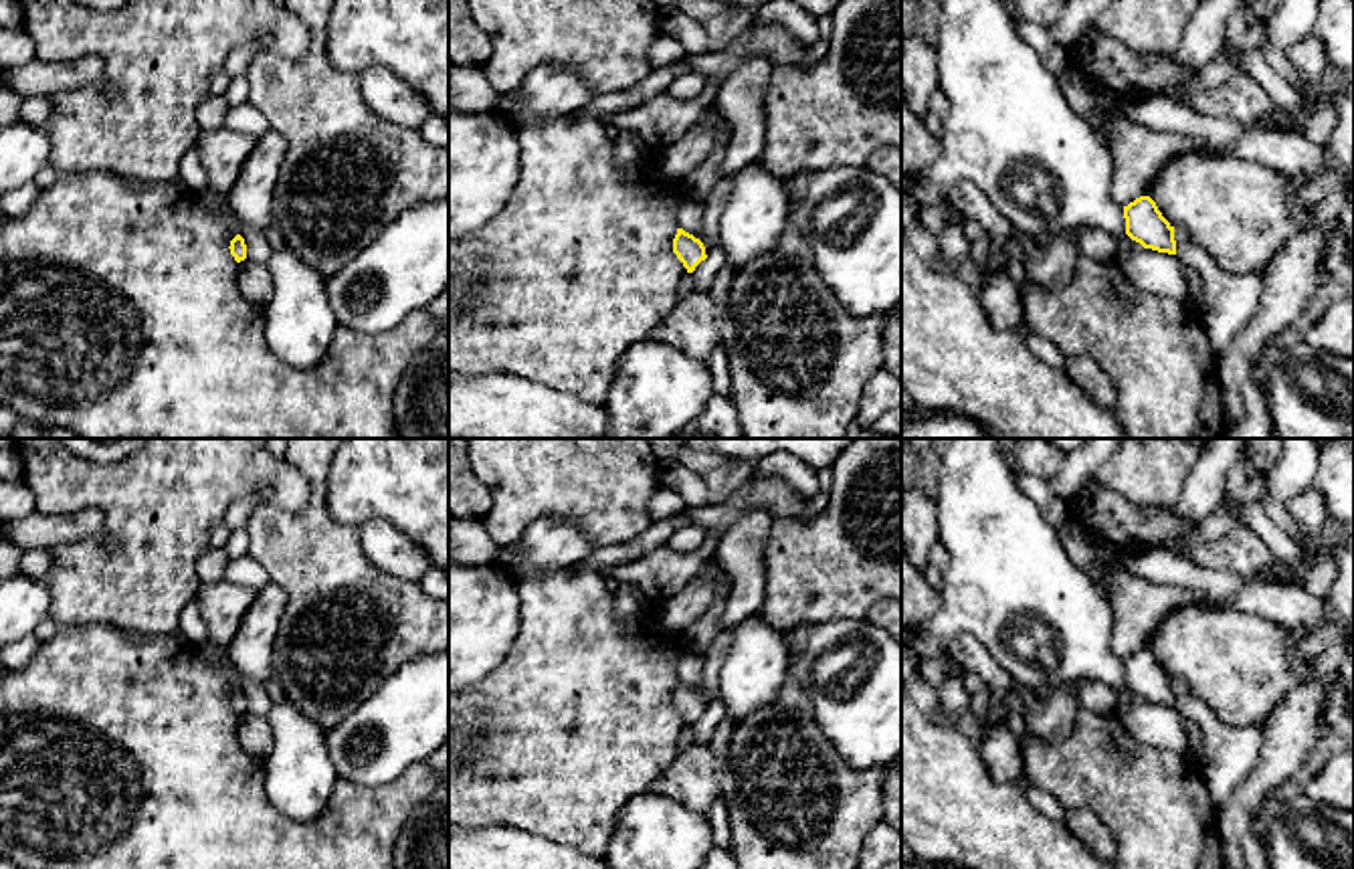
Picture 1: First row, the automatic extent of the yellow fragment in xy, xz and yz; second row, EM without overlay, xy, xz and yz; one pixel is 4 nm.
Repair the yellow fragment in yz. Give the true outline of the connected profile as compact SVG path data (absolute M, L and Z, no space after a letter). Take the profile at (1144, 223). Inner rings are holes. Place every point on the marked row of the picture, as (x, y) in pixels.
M1150 196L1124 206L1126 234L1144 249L1176 255L1174 226L1162 216Z

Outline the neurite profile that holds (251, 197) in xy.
M269 129L257 139L234 186L224 194L240 224L265 230L271 224L273 192L285 158L285 141Z

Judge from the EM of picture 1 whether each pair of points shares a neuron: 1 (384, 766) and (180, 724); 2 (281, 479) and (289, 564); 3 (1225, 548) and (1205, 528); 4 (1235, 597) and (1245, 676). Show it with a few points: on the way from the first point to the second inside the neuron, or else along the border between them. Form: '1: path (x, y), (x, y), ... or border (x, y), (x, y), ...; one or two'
1: border (338, 777), (366, 787), (384, 787); two
2: border (283, 459), (308, 484), (308, 502), (298, 512); two
3: border (1241, 528), (1191, 548), (1175, 544); two
4: border (1223, 605), (1264, 615), (1282, 625); two

